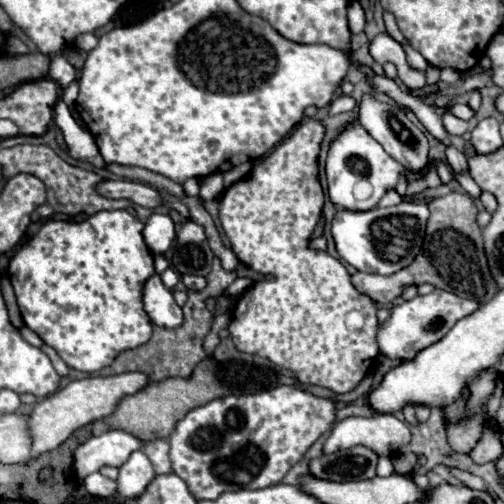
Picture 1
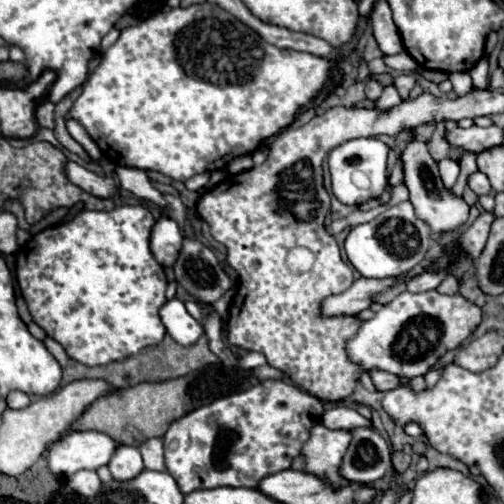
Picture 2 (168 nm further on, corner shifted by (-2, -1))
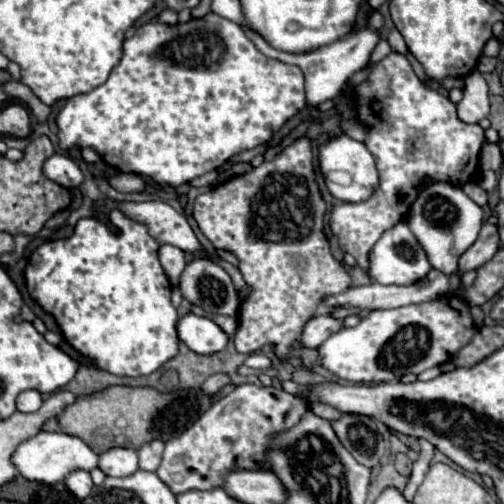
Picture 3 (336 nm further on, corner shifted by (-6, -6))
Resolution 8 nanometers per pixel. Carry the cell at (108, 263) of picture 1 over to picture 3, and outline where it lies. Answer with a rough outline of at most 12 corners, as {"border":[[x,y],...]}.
{"border":[[110,212],[38,246],[30,296],[98,368],[178,354],[160,246]]}

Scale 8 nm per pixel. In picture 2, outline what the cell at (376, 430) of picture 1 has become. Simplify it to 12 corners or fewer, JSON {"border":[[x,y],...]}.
{"border":[[316,425],[292,469],[326,477],[334,487],[352,433]]}

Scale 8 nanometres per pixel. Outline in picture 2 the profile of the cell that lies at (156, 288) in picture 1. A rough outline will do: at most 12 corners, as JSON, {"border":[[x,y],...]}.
{"border":[[180,299],[160,307],[166,331],[180,343],[192,345],[204,333]]}

